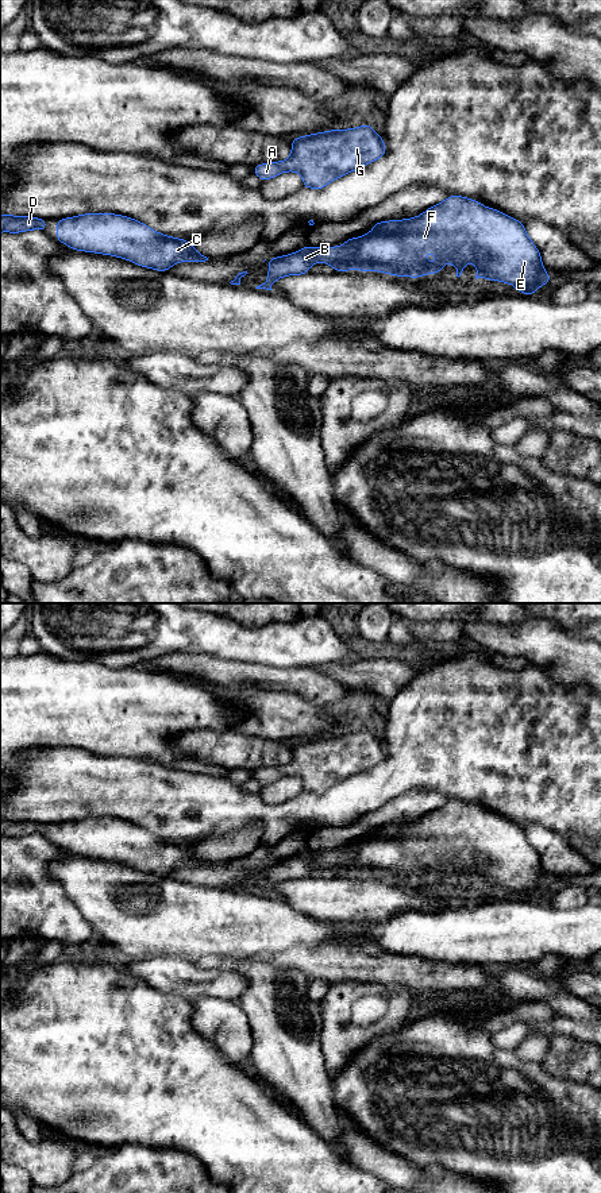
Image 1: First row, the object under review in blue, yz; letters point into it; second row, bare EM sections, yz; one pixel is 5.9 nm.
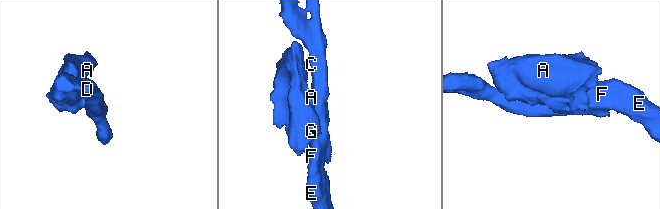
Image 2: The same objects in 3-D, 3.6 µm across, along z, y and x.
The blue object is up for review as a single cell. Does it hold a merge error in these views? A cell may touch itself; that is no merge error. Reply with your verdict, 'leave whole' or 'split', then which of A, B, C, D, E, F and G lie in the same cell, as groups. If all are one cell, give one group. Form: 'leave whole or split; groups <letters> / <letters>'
split; groups A G / B C D E F

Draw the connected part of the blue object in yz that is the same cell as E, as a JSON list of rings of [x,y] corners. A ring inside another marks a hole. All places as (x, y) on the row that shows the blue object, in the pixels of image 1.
[[[452,194],[444,201],[428,208],[420,216],[400,221],[374,223],[373,231],[338,247],[304,248],[277,258],[267,259],[267,281],[255,289],[271,290],[273,283],[286,275],[309,274],[312,263],[328,263],[334,271],[362,270],[381,271],[389,275],[419,278],[427,274],[440,274],[444,263],[452,263],[456,277],[461,277],[467,262],[478,269],[477,278],[501,281],[513,285],[519,293],[535,296],[539,286],[551,279],[543,267],[538,247],[528,238],[521,221],[484,206],[479,201]],[[425,252],[436,254],[436,263],[424,259]]]

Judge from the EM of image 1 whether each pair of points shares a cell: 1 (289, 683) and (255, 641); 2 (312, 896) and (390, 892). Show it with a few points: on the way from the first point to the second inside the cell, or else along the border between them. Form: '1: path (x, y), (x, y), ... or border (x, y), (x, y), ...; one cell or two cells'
1: border (243, 660), (280, 667), (305, 667); two cells
2: path (331, 896), (372, 896); one cell

